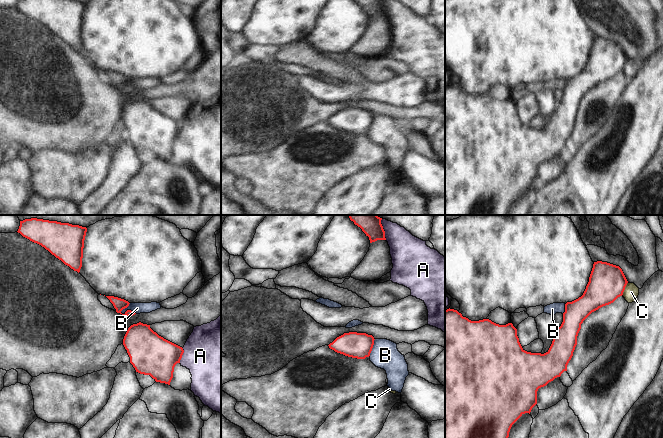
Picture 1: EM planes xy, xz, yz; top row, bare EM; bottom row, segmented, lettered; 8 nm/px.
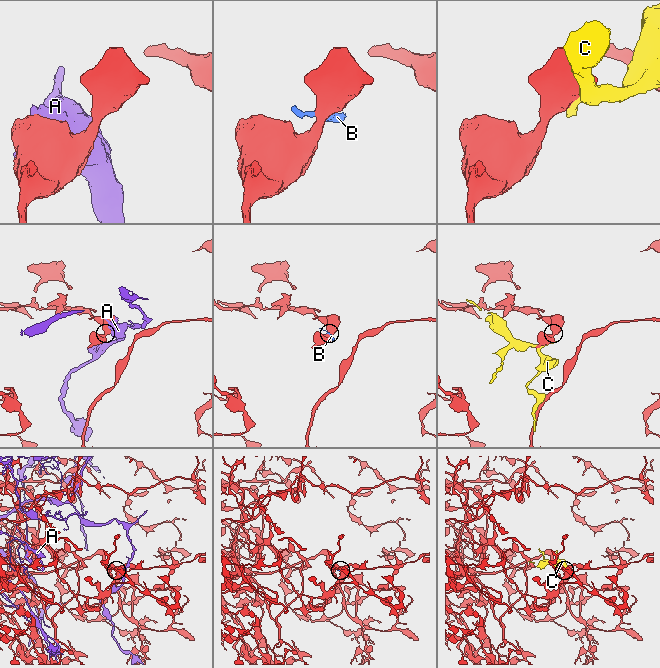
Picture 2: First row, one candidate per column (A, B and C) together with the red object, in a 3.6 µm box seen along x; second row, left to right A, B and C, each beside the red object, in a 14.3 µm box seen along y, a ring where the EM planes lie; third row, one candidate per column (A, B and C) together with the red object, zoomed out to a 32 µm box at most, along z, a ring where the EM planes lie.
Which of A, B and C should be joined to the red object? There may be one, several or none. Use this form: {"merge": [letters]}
{"merge": []}

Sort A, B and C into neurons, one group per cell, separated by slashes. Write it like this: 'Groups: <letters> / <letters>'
Groups: A / B C

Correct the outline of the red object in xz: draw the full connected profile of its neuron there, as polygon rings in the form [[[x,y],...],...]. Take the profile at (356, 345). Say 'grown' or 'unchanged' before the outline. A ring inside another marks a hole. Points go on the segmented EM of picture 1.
unchanged; [[[349,332],[337,337],[328,346],[337,353],[348,357],[365,359],[370,356],[374,337],[366,333]]]

